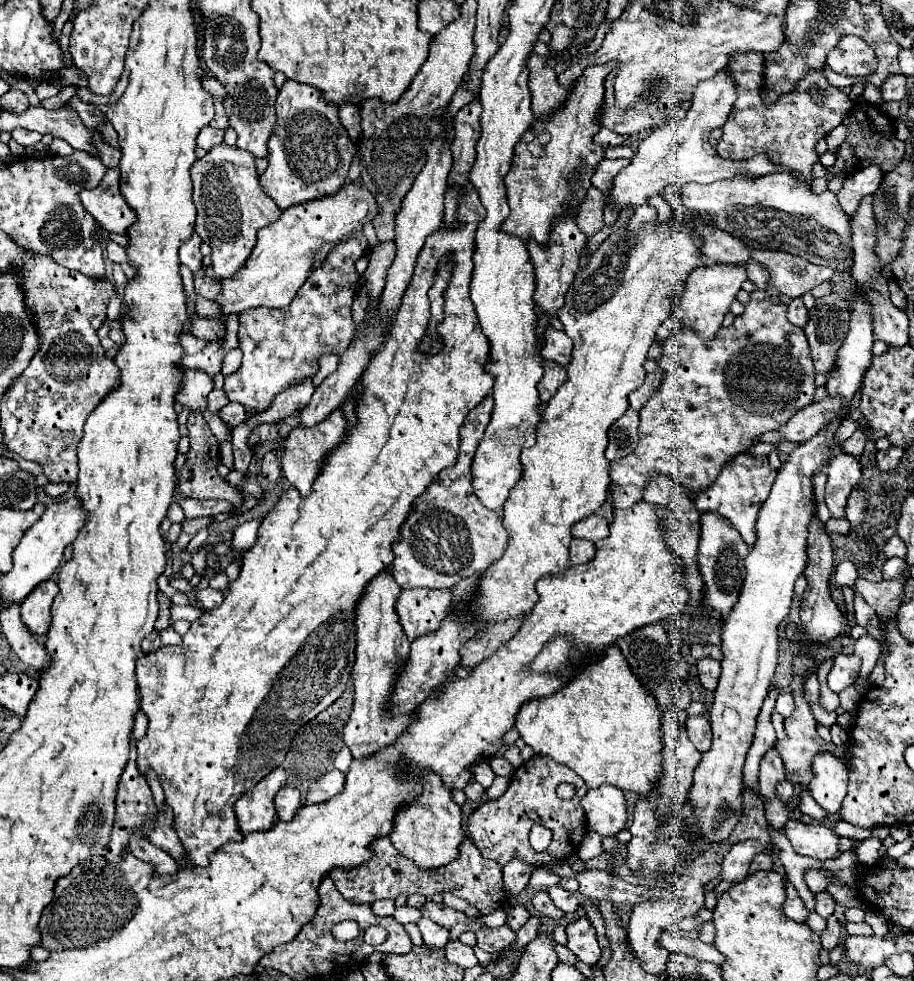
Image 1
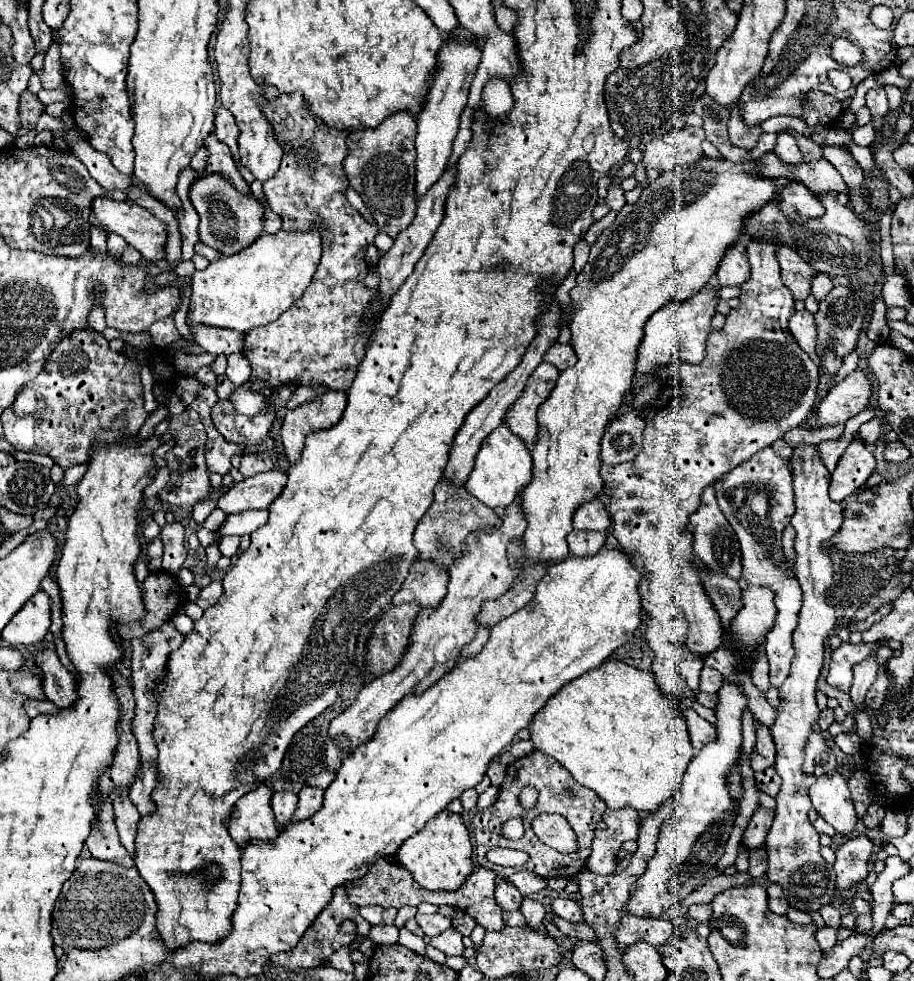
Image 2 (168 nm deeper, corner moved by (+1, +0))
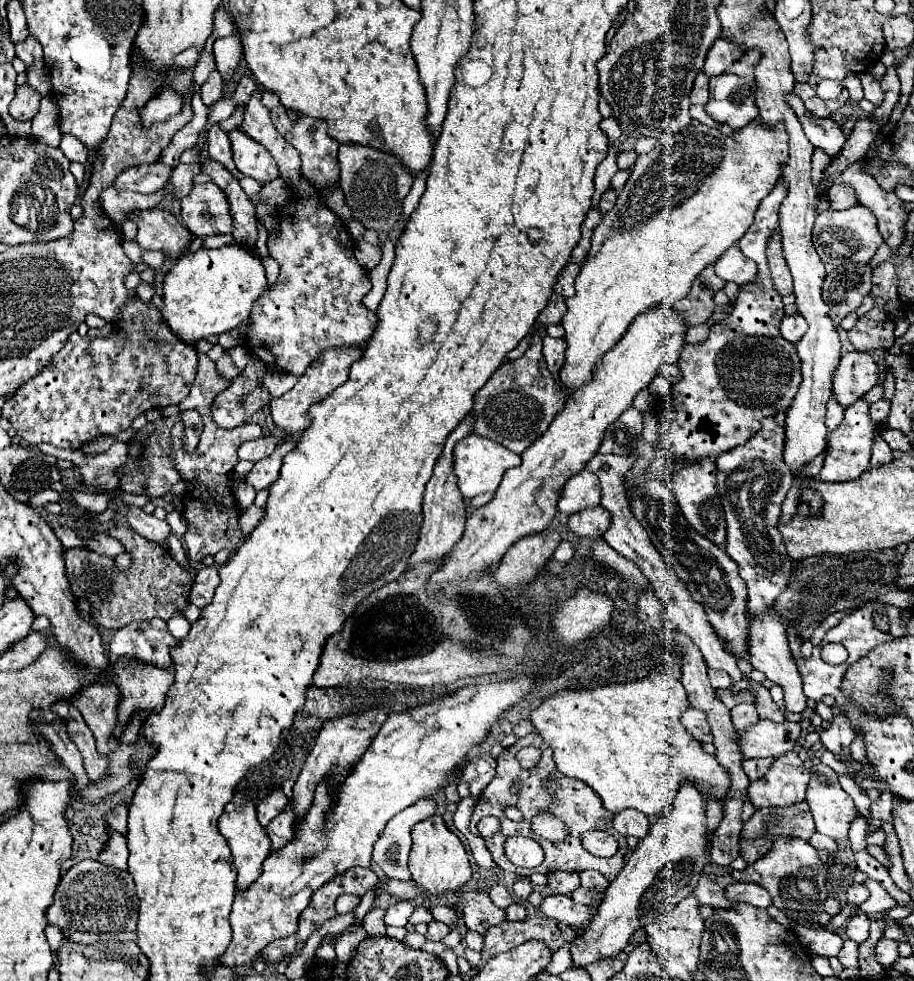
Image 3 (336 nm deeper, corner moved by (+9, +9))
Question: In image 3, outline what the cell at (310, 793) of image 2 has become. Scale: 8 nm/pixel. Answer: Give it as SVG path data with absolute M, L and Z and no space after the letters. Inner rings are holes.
M293 801L287 803L283 813L279 813L265 829L271 837L271 851L283 847L283 843L289 843L293 839L293 823L295 823L295 811Z

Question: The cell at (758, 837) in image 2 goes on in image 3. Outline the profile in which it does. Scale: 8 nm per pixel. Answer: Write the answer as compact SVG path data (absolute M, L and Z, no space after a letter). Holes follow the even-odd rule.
M795 751L775 759L767 775L749 785L749 801L753 809L763 807L787 807L805 801L805 787L809 783L809 771Z

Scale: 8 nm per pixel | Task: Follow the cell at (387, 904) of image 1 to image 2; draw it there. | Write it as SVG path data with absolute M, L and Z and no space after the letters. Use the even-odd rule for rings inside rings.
M363 906L363 908L359 908L359 914L361 914L369 924L383 924L383 922L381 922L383 908L379 908L379 906Z

